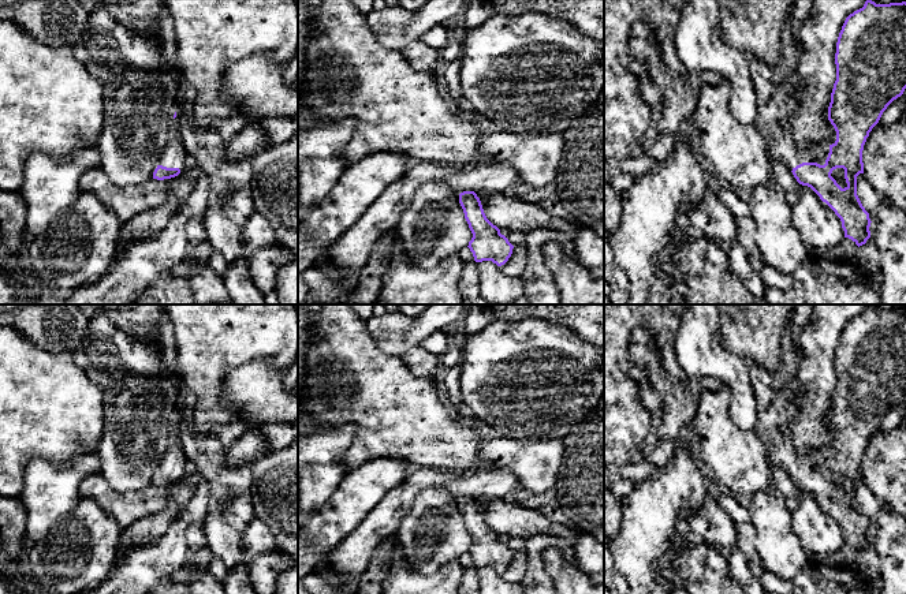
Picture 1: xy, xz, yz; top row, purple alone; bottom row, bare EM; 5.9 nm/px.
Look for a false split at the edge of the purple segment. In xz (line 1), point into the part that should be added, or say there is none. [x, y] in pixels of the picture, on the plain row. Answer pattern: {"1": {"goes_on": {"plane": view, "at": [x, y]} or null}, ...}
{"1": {"goes_on": null}}

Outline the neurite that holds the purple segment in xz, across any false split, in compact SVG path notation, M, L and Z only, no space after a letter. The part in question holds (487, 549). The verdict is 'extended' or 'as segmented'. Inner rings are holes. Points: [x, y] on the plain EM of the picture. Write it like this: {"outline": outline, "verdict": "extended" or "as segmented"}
{"outline": "M474 497L459 500L459 509L473 539L469 554L476 568L492 567L497 572L504 571L512 560L514 552L500 539L485 522L480 504Z", "verdict": "as segmented"}

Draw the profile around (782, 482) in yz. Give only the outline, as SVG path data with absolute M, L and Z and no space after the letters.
M772 467L772 489L783 494L791 512L797 509L801 490L793 478L780 467Z

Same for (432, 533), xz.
M426 487L415 496L395 539L410 568L422 575L458 560L473 543L459 501L444 487Z

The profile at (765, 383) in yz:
M747 362L747 365L753 377L753 386L758 399L758 407L760 410L765 410L769 407L772 397L780 385L779 376L753 362Z

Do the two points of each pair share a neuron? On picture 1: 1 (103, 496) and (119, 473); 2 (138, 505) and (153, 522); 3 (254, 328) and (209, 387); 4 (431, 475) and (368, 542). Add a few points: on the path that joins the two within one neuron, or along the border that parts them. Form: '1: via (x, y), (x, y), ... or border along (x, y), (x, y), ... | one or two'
1: border along (99, 474), (116, 493), (140, 490) | two
2: border along (170, 492), (164, 508), (148, 514), (123, 529) | two
3: via (239, 343), (211, 372) | one
4: via (413, 486), (376, 525) | one

